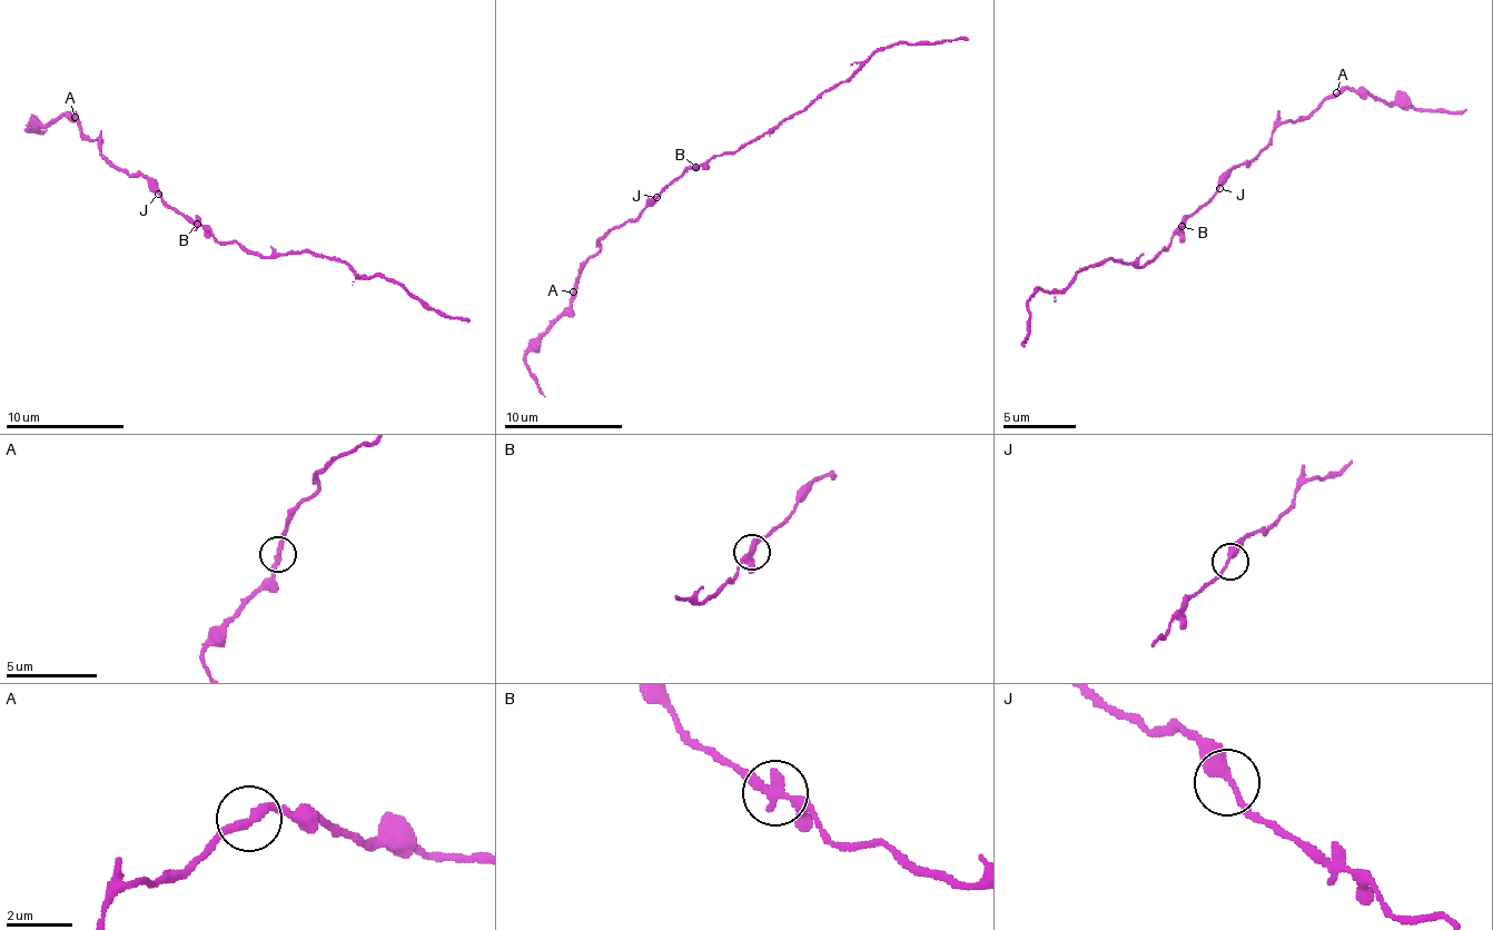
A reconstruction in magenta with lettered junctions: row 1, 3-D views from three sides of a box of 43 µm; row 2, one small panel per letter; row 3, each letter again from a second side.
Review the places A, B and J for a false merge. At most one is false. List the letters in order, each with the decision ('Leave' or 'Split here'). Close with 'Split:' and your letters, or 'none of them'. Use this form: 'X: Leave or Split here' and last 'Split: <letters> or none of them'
A: Leave
B: Leave
J: Leave
Split: none of them

